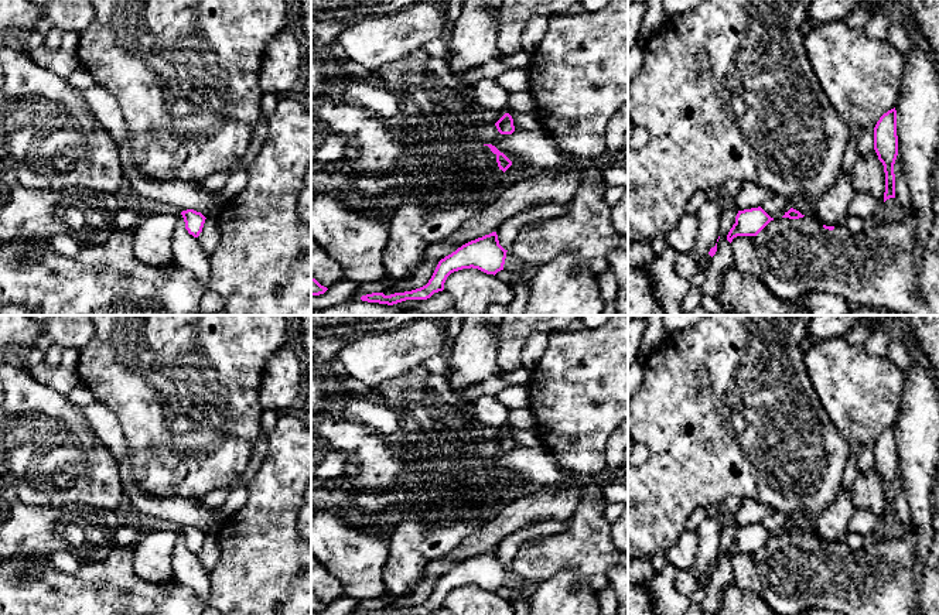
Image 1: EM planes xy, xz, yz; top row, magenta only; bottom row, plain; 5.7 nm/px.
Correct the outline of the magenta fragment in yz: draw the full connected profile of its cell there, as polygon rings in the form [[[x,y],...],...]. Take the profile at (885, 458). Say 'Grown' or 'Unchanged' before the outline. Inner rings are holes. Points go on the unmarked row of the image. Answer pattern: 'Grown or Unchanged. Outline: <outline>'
Unchanged. Outline: [[[897,427],[884,430],[874,444],[874,467],[884,482],[885,509],[884,519],[895,515],[894,481],[898,472]]]

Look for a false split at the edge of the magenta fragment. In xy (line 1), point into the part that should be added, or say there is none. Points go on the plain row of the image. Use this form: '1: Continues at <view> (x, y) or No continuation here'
1: No continuation here

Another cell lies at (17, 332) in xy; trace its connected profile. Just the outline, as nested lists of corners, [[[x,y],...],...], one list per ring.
[[[0,315],[0,369],[4,365],[25,368],[24,349],[45,335],[30,315]]]

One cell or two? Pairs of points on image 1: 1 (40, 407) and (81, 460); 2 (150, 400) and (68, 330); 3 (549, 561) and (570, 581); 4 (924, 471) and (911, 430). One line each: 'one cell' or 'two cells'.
1: one cell
2: two cells
3: two cells
4: one cell

